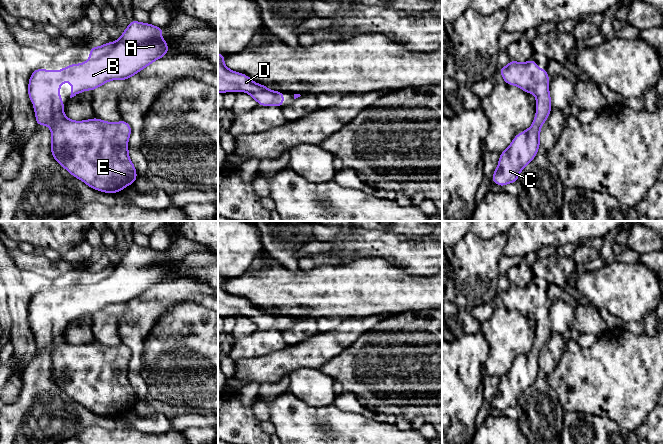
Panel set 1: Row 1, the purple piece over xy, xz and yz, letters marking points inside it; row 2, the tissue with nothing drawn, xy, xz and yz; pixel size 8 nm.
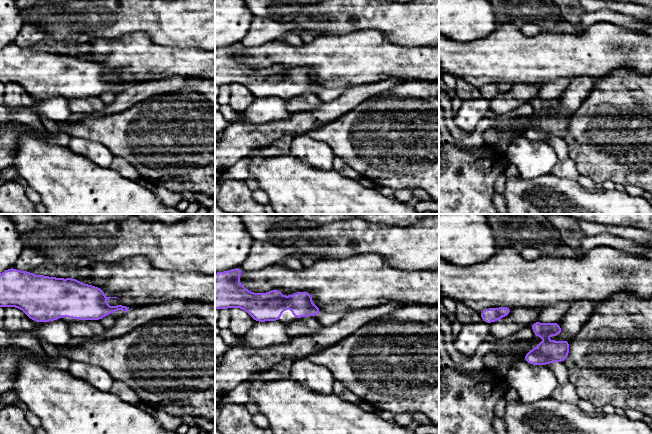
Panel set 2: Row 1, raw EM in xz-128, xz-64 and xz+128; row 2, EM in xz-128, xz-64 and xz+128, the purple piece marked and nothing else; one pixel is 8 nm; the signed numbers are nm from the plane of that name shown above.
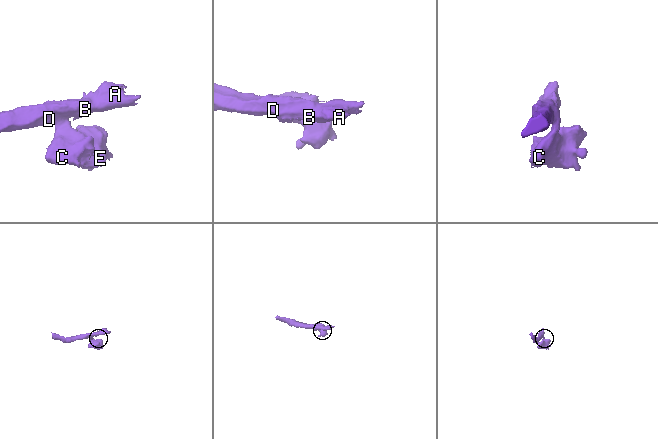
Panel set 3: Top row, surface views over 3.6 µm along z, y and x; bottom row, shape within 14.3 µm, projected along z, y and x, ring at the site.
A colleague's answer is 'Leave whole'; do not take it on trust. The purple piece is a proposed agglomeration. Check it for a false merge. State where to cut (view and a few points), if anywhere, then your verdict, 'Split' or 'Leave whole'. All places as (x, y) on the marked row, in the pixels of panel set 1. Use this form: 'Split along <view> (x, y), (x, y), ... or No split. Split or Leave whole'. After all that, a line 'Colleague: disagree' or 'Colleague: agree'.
No split. Leave whole
Colleague: agree

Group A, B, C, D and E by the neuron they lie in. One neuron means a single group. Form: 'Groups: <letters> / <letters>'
Groups: A B C D E

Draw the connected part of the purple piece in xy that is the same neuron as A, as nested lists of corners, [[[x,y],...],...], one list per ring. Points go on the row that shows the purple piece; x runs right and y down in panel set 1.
[[[132,20],[119,40],[107,42],[99,48],[92,44],[88,61],[70,64],[58,71],[44,68],[32,71],[28,82],[28,97],[33,102],[37,126],[47,125],[51,129],[52,157],[73,177],[94,190],[118,193],[135,184],[137,171],[128,152],[132,128],[124,120],[111,123],[97,117],[84,121],[68,119],[63,110],[65,102],[60,98],[60,85],[67,81],[72,84],[72,98],[86,90],[94,91],[111,80],[129,80],[169,52],[168,42],[160,37],[163,32],[163,27]]]

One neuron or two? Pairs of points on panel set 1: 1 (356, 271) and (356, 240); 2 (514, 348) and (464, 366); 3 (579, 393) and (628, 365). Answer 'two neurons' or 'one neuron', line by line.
1: two neurons
2: two neurons
3: one neuron

